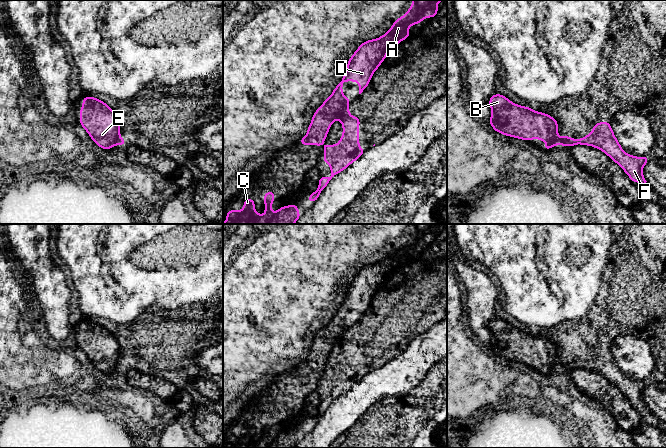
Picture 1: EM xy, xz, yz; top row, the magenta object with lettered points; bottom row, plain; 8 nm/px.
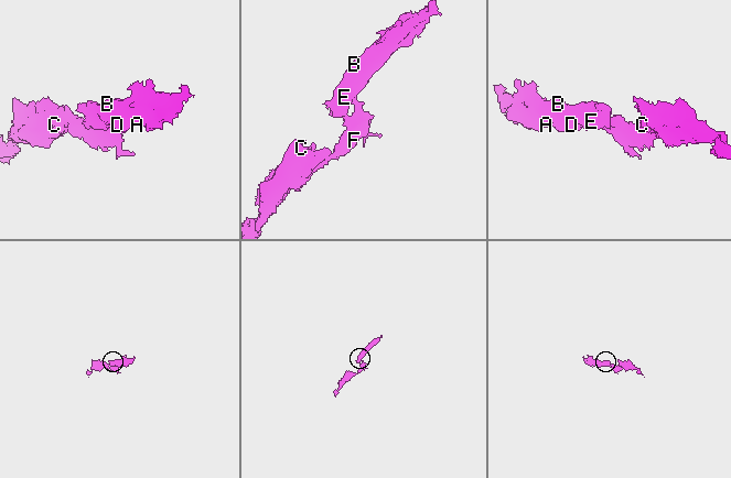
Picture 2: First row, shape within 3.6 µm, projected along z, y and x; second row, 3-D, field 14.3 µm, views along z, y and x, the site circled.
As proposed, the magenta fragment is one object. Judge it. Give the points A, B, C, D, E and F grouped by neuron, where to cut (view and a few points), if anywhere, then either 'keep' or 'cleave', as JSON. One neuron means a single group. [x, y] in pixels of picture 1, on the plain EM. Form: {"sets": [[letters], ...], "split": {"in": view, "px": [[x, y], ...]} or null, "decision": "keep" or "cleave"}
{"sets": [["A", "B", "C", "D", "E", "F"]], "split": null, "decision": "keep"}

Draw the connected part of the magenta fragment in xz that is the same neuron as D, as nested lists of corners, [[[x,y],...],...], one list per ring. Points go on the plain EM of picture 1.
[[[413,224],[408,236],[395,244],[386,258],[361,268],[349,283],[342,304],[332,319],[317,333],[308,350],[307,359],[299,365],[302,369],[322,370],[334,344],[338,342],[343,348],[343,360],[339,363],[339,368],[324,369],[325,382],[322,385],[331,390],[331,400],[319,402],[319,412],[307,422],[309,426],[314,427],[330,404],[366,375],[359,372],[360,342],[349,338],[348,327],[352,324],[343,319],[343,307],[357,305],[361,318],[369,308],[372,298],[386,282],[387,276],[400,265],[410,262],[408,251],[420,247],[426,241],[434,242],[437,239],[439,225],[444,224]]]

